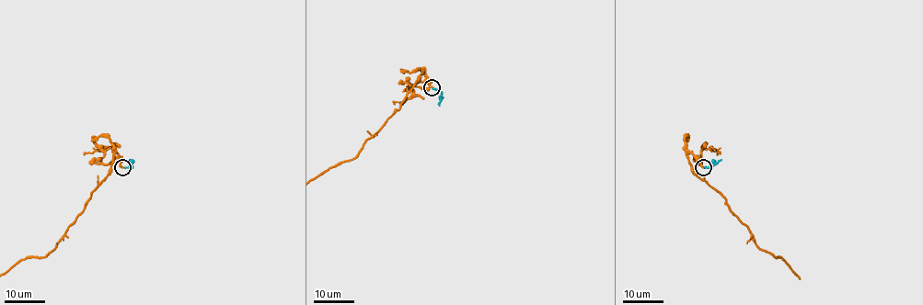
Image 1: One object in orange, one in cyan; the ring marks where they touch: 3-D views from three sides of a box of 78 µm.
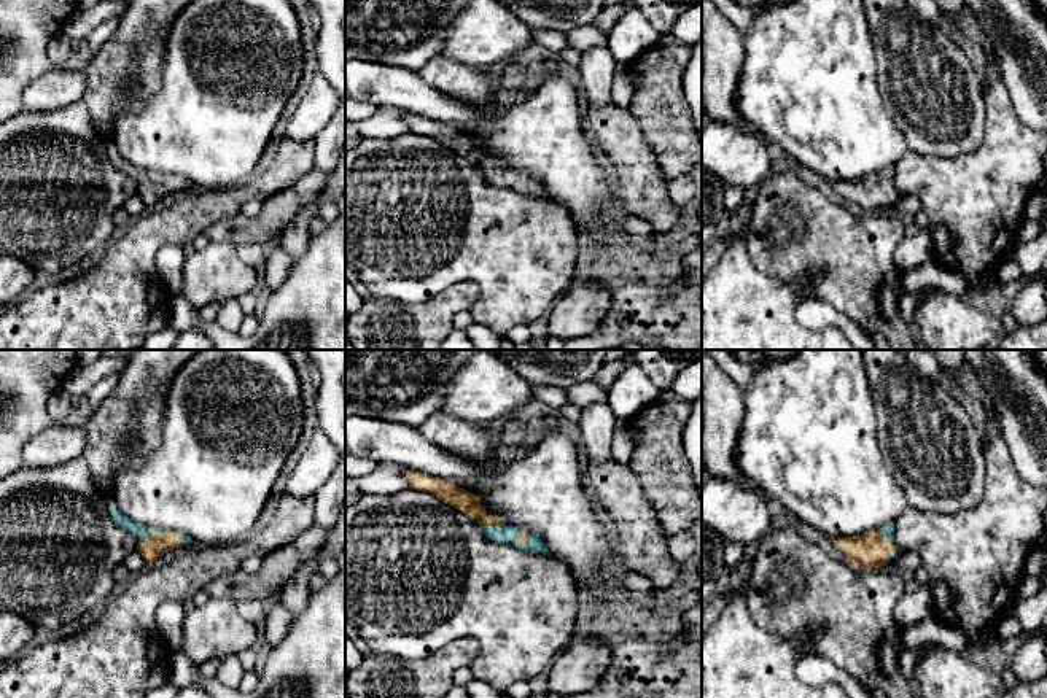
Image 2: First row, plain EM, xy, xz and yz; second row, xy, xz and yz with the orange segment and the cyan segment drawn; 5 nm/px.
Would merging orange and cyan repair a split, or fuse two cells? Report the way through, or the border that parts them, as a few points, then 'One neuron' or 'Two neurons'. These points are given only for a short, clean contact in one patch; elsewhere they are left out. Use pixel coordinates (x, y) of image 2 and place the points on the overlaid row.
One neuron

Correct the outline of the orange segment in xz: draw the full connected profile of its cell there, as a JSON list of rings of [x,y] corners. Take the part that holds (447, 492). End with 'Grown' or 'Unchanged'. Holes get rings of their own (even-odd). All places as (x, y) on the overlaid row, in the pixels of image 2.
[[[406,471],[406,479],[411,490],[431,493],[446,504],[474,518],[481,525],[481,529],[487,539],[512,544],[522,552],[543,553],[551,556],[551,552],[538,534],[506,526],[500,517],[490,520],[481,504],[481,499],[471,494],[468,490],[458,488],[452,482],[426,475],[423,472]]]. Grown

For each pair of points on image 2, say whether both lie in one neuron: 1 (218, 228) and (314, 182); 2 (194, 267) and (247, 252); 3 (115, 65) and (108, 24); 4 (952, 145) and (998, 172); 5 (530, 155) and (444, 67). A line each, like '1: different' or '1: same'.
1: same
2: different
3: different
4: different
5: different

